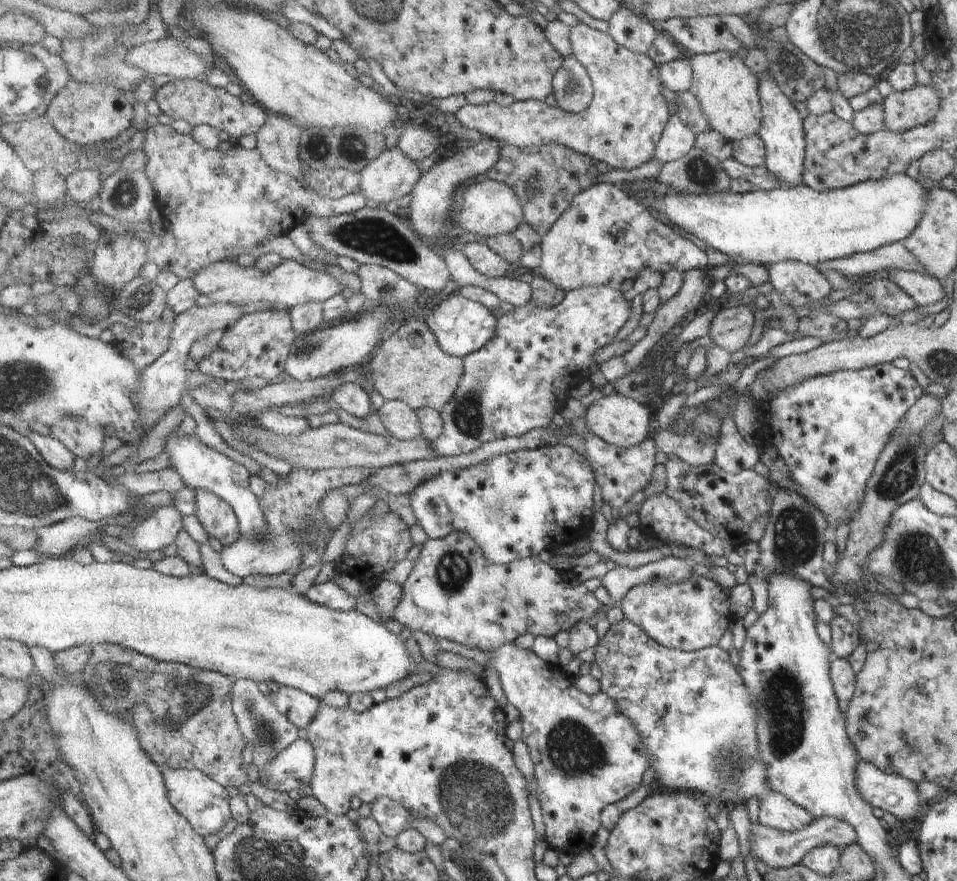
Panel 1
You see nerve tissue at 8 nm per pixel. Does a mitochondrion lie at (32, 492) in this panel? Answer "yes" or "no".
yes

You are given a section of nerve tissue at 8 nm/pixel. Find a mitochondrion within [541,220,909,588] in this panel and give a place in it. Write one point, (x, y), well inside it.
(795, 538)

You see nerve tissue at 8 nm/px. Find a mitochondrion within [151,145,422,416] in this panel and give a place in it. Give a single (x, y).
(367, 236)

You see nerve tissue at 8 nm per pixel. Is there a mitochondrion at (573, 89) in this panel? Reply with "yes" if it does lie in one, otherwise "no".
yes

